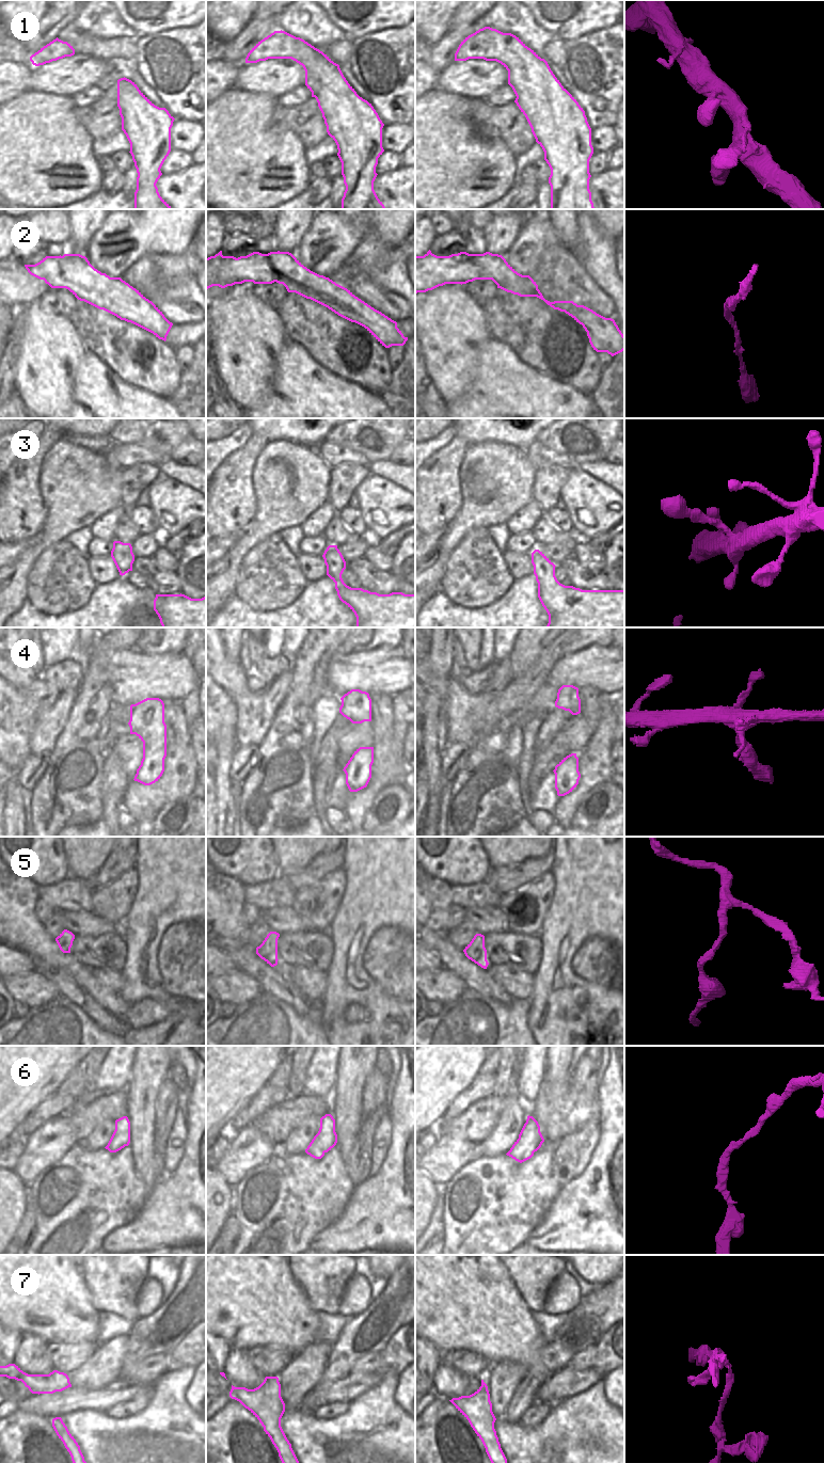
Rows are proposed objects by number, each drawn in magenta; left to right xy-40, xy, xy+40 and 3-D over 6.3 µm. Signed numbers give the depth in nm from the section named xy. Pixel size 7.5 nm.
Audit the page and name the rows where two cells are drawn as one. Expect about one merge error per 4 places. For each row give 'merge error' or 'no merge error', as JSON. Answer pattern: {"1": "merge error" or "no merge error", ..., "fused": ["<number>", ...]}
{"1": "no merge error", "2": "no merge error", "3": "no merge error", "4": "no merge error", "5": "no merge error", "6": "merge error", "7": "merge error", "fused": ["6", "7"]}

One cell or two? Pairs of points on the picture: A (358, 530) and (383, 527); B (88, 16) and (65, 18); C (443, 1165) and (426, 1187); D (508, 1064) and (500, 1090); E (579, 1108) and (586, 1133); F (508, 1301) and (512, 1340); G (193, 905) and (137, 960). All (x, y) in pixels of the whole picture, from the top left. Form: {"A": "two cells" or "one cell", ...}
{"A": "two cells", "B": "two cells", "C": "two cells", "D": "one cell", "E": "two cells", "F": "one cell", "G": "one cell"}

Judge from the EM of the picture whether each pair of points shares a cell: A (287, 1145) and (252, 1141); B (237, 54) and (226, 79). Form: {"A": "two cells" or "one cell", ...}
{"A": "two cells", "B": "two cells"}

